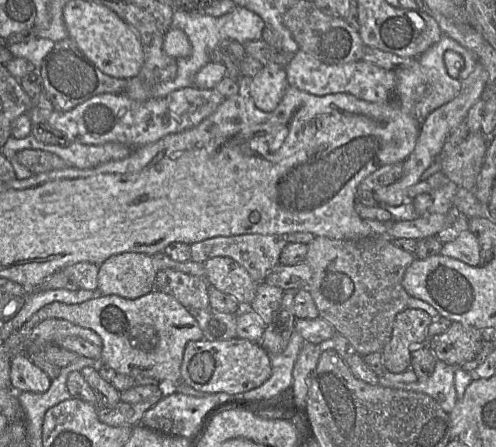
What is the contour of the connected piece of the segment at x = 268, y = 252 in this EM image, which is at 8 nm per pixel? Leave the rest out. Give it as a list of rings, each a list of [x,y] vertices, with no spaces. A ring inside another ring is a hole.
[[[247,234],[218,236],[190,245],[191,260],[204,263],[215,257],[227,257],[241,265],[257,283],[265,283],[267,274],[279,264],[279,257],[287,242],[281,235]]]

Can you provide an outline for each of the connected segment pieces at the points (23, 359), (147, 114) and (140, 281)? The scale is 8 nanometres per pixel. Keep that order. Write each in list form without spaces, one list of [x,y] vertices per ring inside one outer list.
[[[25,353],[13,357],[9,376],[16,392],[44,393],[51,385],[48,375],[34,365]]]
[[[195,87],[178,89],[164,97],[151,97],[145,101],[134,100],[126,93],[103,93],[67,112],[46,111],[33,105],[27,114],[32,125],[49,124],[62,132],[69,142],[86,145],[115,142],[137,148],[197,126],[214,113],[224,99],[215,89],[200,90]]]
[[[135,252],[116,254],[99,265],[96,291],[103,296],[137,299],[155,289],[156,275],[152,256]]]

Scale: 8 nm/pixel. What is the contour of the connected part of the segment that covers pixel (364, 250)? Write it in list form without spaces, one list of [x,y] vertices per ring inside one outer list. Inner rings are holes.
[[[370,236],[358,240],[335,240],[326,237],[315,237],[309,244],[307,244],[308,252],[305,262],[310,266],[312,270],[312,279],[307,290],[314,300],[314,303],[318,309],[319,317],[330,323],[335,328],[337,333],[343,335],[355,348],[356,353],[360,354],[361,356],[365,356],[374,352],[382,352],[392,337],[396,315],[408,308],[407,301],[410,295],[404,289],[402,280],[406,269],[416,259],[416,257],[413,253],[406,252],[394,246],[392,240],[394,239],[390,239],[385,236]]]

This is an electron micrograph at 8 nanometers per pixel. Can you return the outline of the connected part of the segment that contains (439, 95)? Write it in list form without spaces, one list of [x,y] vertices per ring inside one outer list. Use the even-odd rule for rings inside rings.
[[[442,34],[437,43],[420,54],[415,60],[415,64],[409,69],[394,71],[397,76],[396,94],[401,105],[408,107],[410,111],[414,111],[416,118],[422,125],[430,113],[458,96],[462,88],[462,82],[473,72],[478,60],[474,52],[461,46],[445,34]],[[448,51],[461,55],[464,60],[463,66],[457,64],[448,68],[445,63],[445,54]]]

